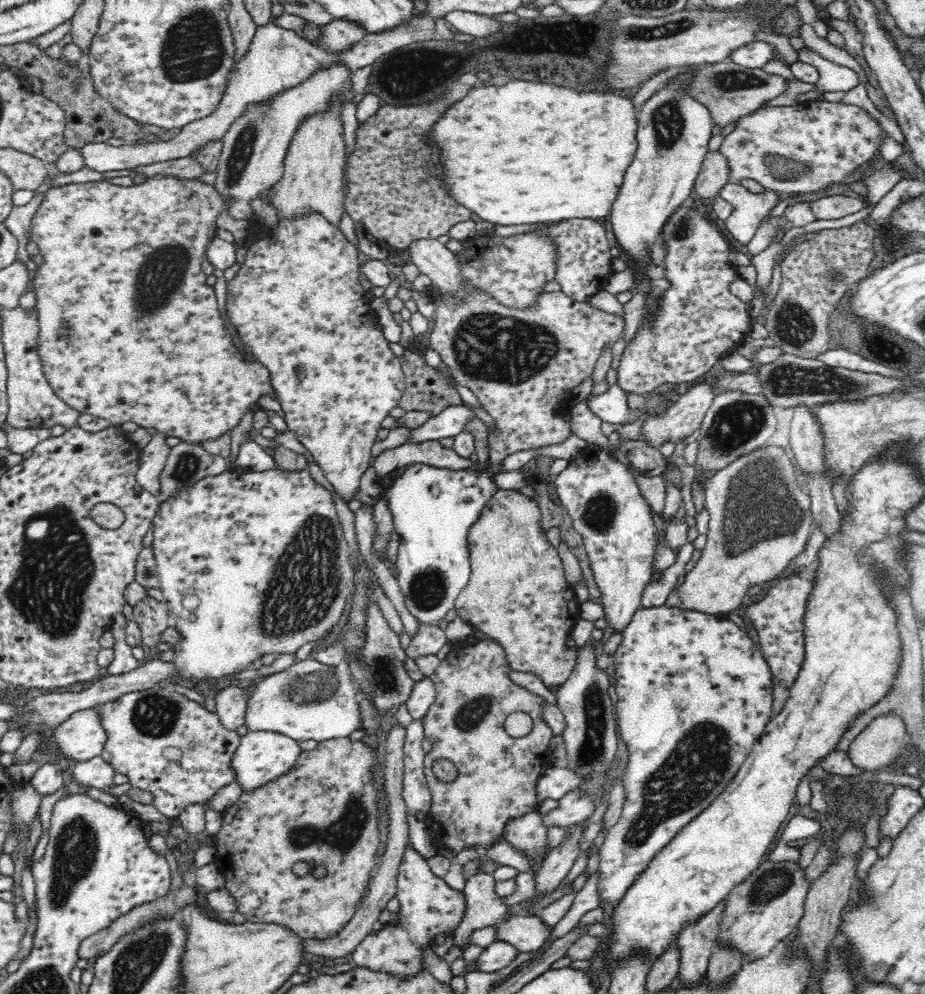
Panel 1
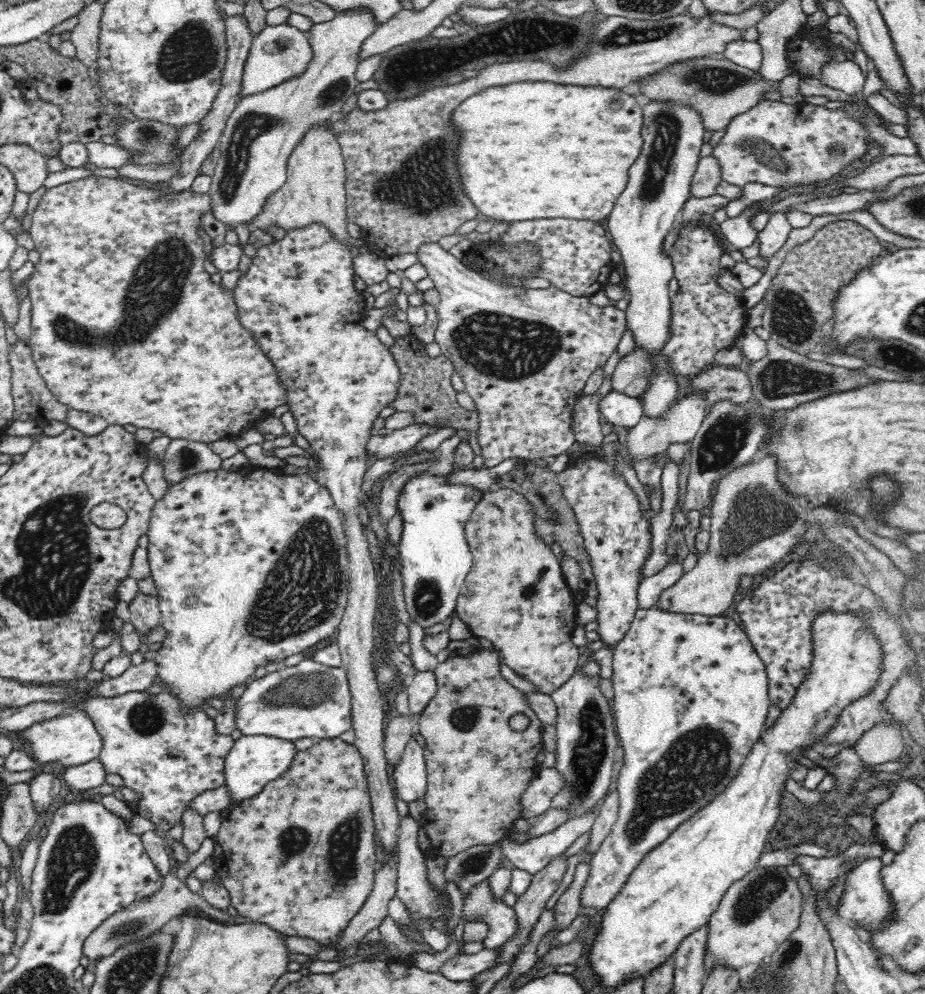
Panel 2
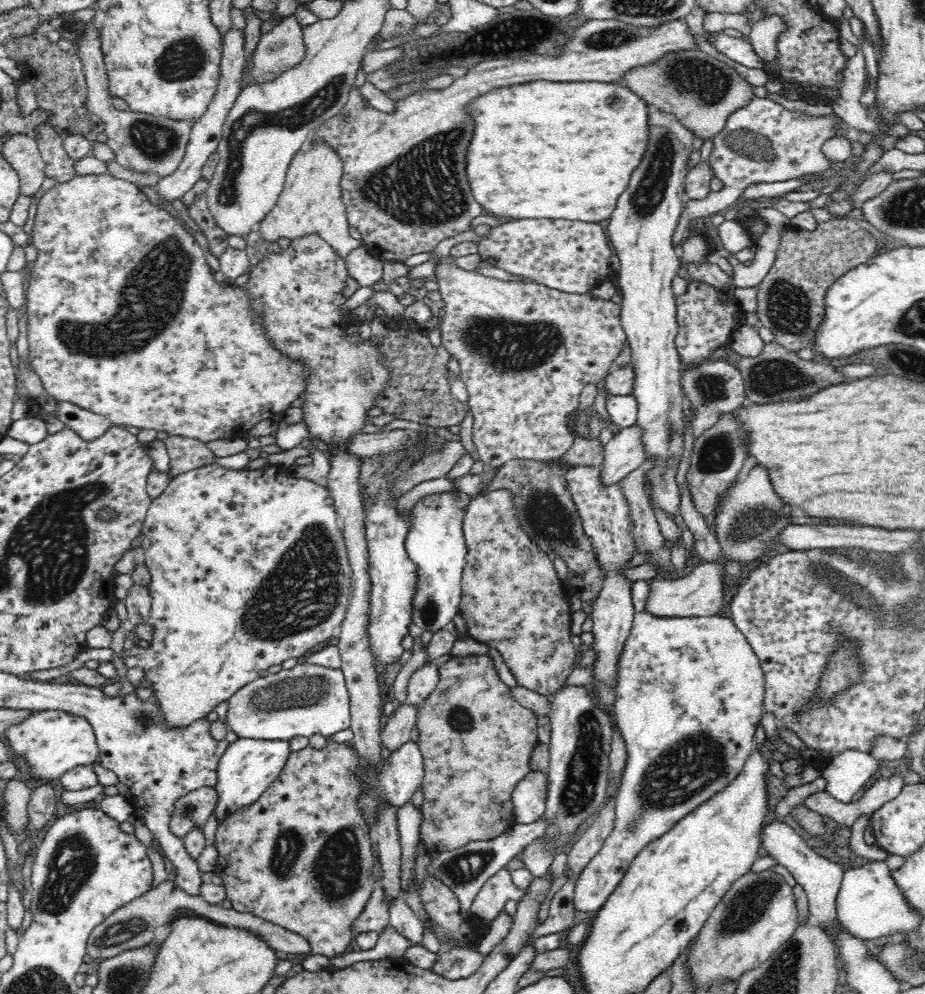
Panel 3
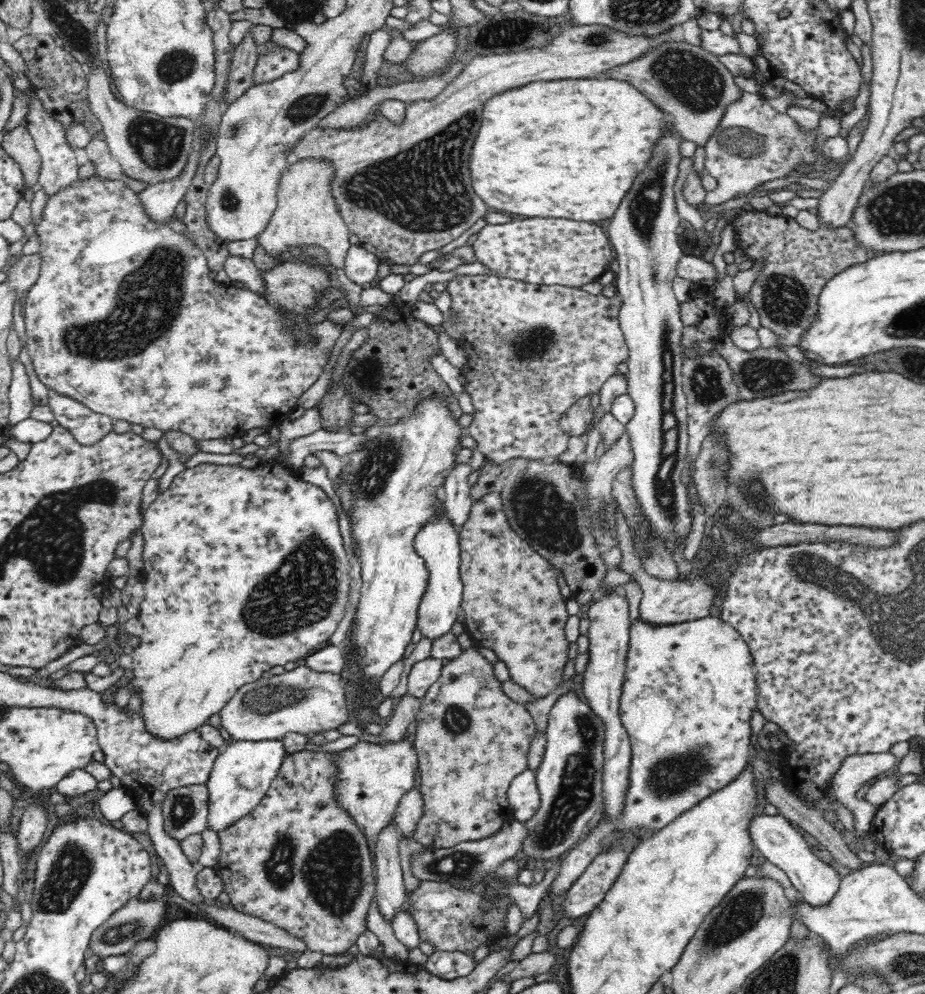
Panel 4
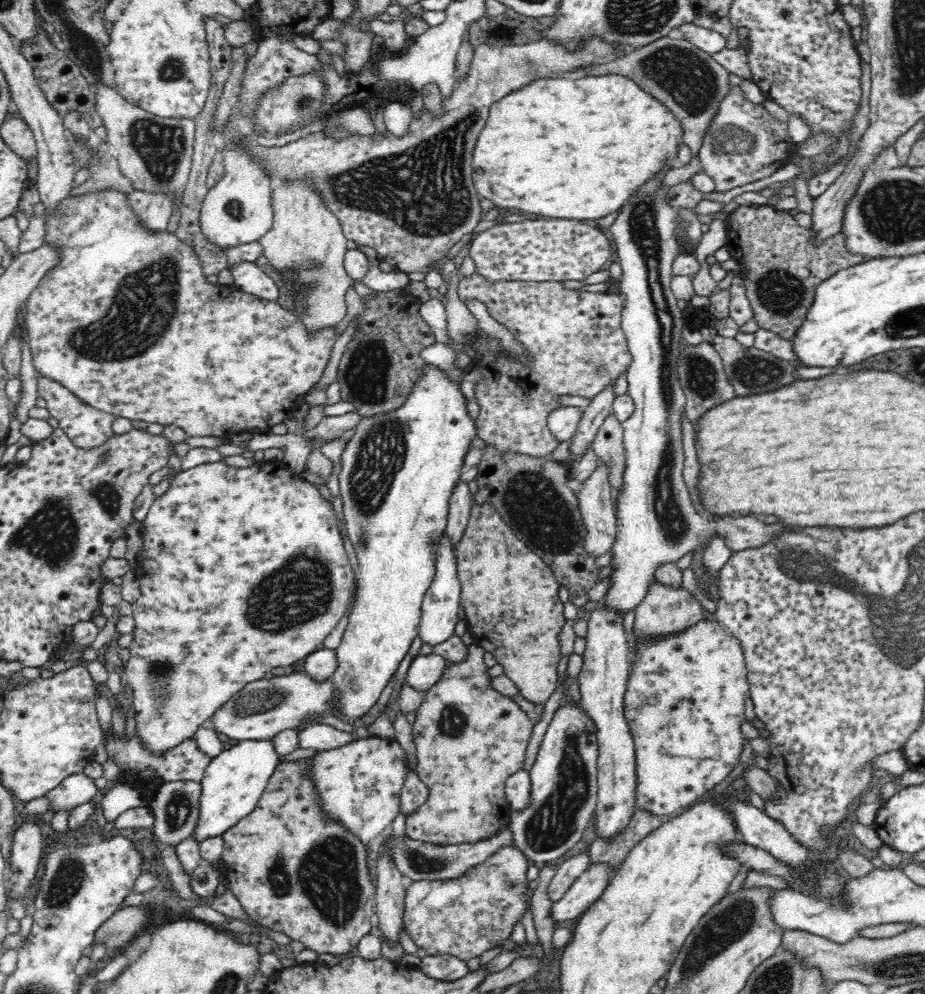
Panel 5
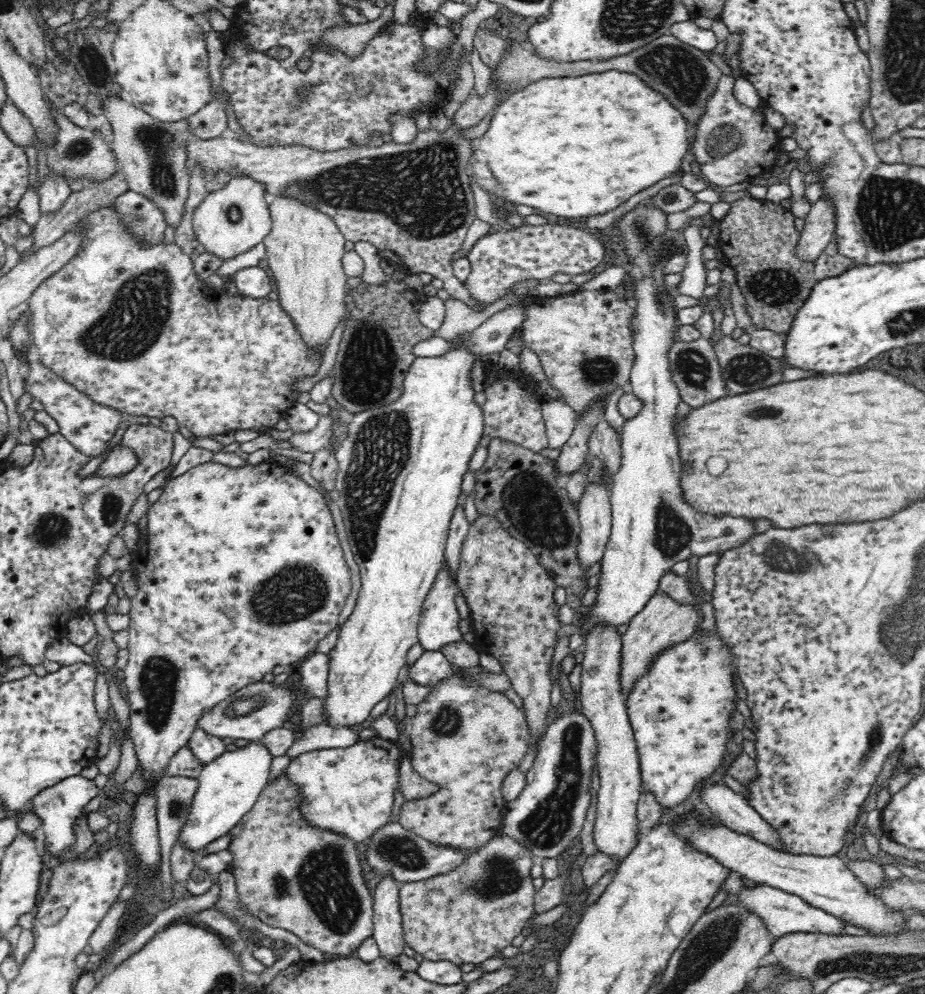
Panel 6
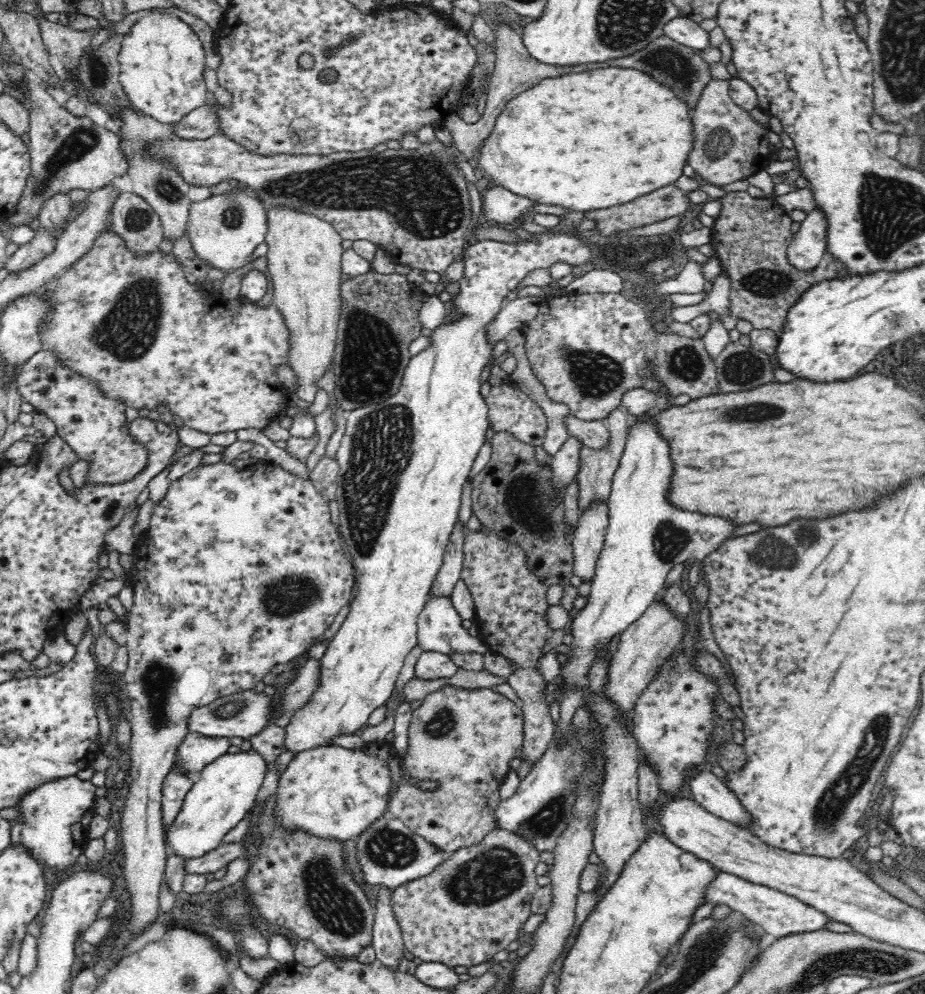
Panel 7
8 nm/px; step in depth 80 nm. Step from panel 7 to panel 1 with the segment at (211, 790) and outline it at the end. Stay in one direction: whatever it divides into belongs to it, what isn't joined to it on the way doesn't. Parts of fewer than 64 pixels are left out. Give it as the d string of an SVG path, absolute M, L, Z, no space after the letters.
M248 731L245 736L241 736L240 744L234 750L234 756L230 758L230 767L234 769L234 781L240 785L242 793L256 790L259 786L286 774L296 764L301 751L298 741L284 736L284 733Z

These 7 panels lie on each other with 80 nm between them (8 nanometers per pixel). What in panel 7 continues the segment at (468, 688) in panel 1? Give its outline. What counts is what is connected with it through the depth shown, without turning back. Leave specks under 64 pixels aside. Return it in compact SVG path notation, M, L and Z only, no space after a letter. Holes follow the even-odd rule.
M444 687L442 690L428 694L422 699L421 705L412 710L411 719L408 726L407 733L407 749L405 753L400 756L400 780L395 786L390 786L388 792L388 804L386 804L386 814L401 820L404 825L412 830L413 834L424 838L428 843L436 846L445 854L450 854L454 850L463 848L464 846L473 846L479 844L492 830L497 829L496 819L494 818L494 810L498 806L501 798L499 795L500 785L504 780L506 774L510 770L510 760L520 757L522 754L522 742L524 742L523 729L523 710L508 698L492 691L491 689L463 689L460 687ZM419 782L430 782L433 784L433 790L419 790L416 789L415 784Z

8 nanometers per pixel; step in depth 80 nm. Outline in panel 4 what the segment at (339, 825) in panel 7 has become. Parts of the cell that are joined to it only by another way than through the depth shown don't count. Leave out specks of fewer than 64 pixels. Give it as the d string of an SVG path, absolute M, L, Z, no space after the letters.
M377 738L360 739L354 746L334 752L334 799L338 807L344 809L358 829L364 834L367 843L375 844L378 834L395 820L395 812L400 798L414 786L414 776L419 768L418 757L412 743L385 742Z

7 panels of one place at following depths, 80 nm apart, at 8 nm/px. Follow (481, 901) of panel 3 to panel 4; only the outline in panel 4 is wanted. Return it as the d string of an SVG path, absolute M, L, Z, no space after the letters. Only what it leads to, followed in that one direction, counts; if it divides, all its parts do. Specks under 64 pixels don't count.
M561 864L556 865L552 870L546 872L541 882L534 886L516 883L510 885L510 888L504 888L504 895L516 901L515 904L519 907L524 919L529 919L536 913L538 903L548 893L549 885L560 870L560 866Z

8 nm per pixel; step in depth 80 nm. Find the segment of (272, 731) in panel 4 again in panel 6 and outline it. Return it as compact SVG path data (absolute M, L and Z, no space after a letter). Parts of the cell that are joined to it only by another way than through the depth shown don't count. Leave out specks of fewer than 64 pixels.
M263 681L252 683L227 696L223 701L212 706L208 712L204 712L196 720L196 728L202 729L205 733L226 738L245 738L255 743L263 738L268 730L280 728L292 722L298 717L293 706L303 705L307 700L298 690L290 690L284 685L274 687L272 683Z

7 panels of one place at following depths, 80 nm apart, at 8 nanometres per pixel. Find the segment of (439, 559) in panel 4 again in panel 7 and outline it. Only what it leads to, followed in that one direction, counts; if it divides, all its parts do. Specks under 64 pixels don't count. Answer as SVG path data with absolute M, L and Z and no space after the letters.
M432 597L428 599L417 623L417 645L423 652L437 652L448 655L454 653L485 653L489 646L480 636L472 636L462 626L462 618L454 609L450 597Z

